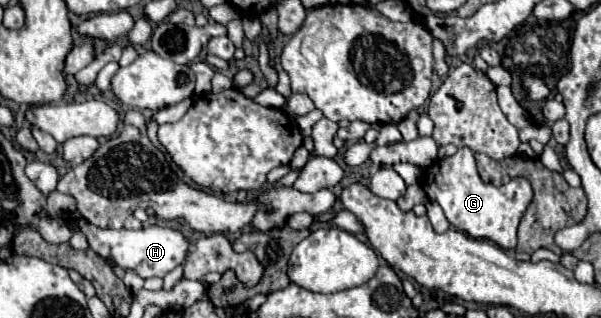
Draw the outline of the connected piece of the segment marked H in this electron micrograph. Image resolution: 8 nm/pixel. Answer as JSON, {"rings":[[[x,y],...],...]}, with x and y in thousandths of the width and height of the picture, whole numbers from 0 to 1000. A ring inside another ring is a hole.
{"rings":[[[115,689],[111,701],[121,726],[138,726],[145,739],[151,783],[158,796],[165,796],[175,821],[185,814],[188,827],[195,827],[205,846],[225,846],[231,858],[231,871],[238,871],[238,877],[271,871],[275,858],[281,858],[285,846],[301,833],[314,789],[314,752],[298,720],[288,720],[278,708],[241,708],[238,720],[231,723],[188,726],[188,720],[161,720],[158,708],[151,708],[145,695],[128,695],[128,689]]]}

